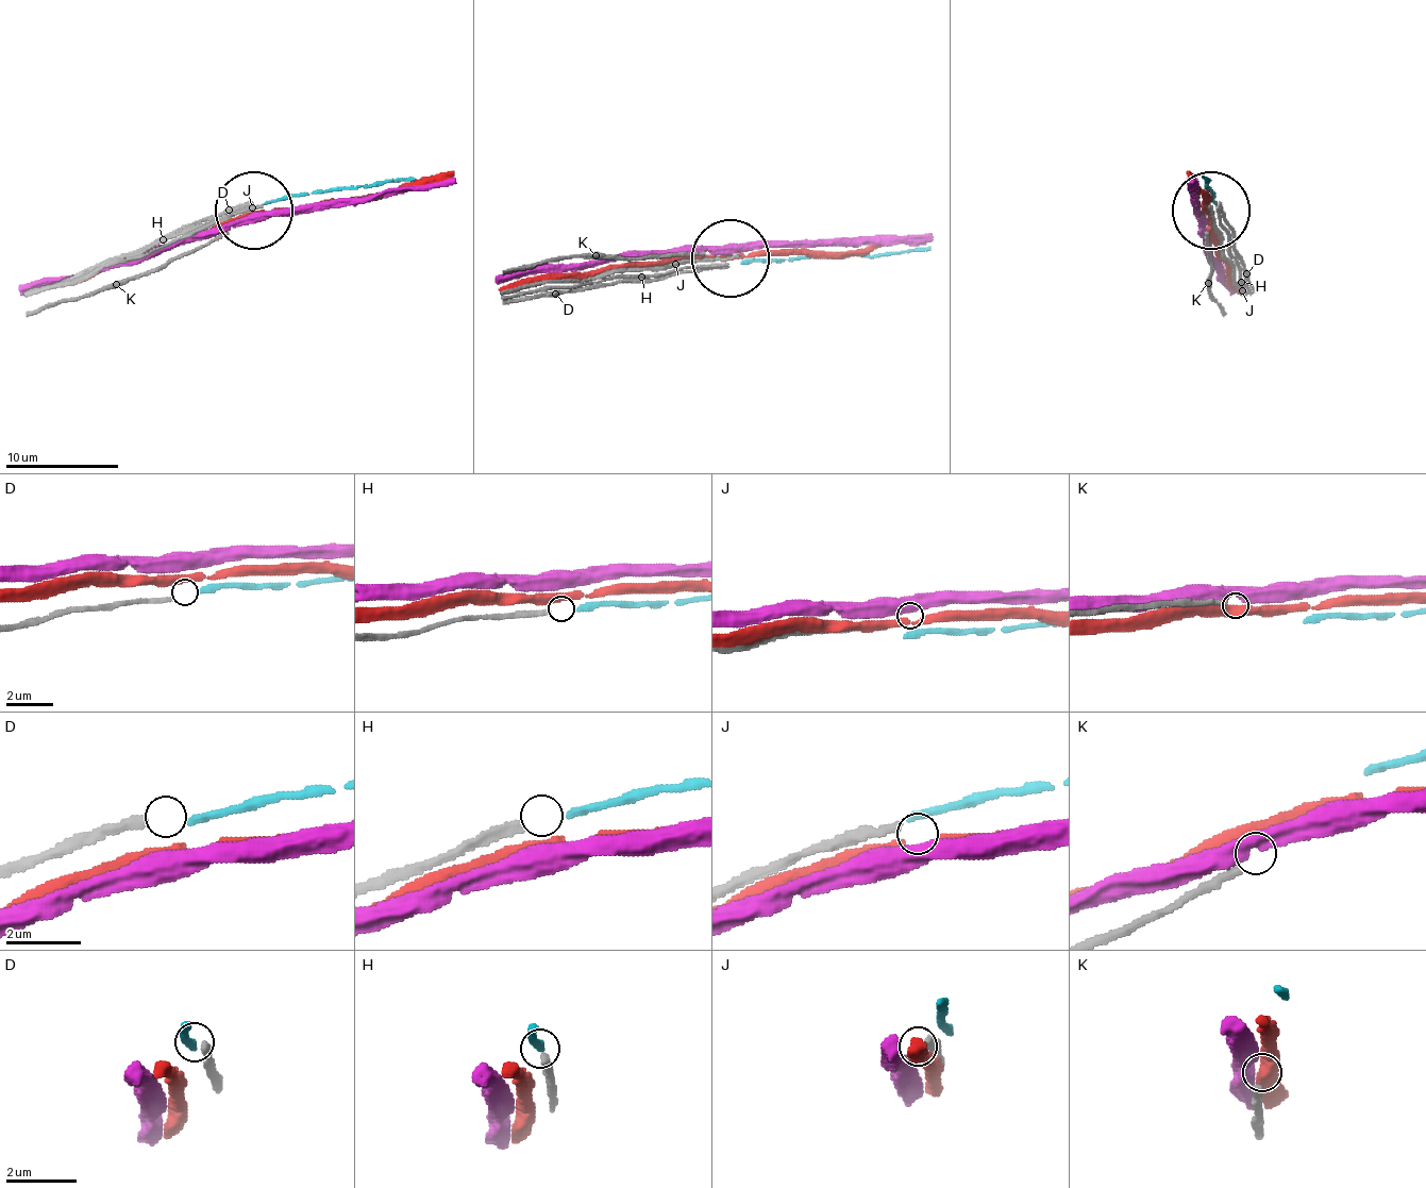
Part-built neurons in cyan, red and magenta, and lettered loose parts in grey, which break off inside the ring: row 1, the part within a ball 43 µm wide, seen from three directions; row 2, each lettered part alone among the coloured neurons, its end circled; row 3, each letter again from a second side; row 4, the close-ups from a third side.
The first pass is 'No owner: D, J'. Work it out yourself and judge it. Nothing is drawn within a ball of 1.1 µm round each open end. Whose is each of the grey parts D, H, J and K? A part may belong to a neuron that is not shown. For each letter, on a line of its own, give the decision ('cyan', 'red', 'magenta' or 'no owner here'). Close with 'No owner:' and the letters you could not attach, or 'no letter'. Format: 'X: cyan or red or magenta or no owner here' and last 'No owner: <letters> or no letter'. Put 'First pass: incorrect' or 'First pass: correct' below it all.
D: no owner here
H: cyan
J: no owner here
K: no owner here
No owner: D, J, K
First pass: incorrect

